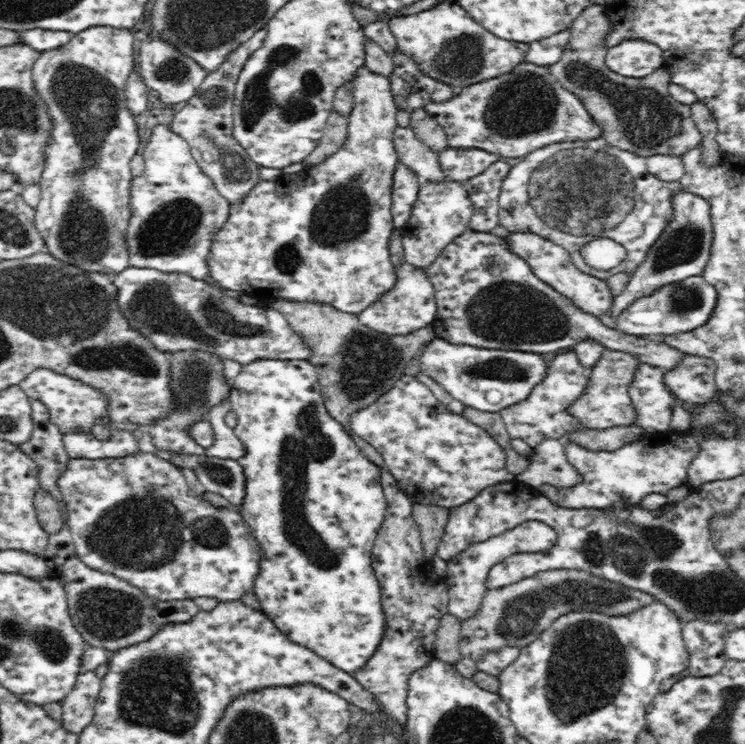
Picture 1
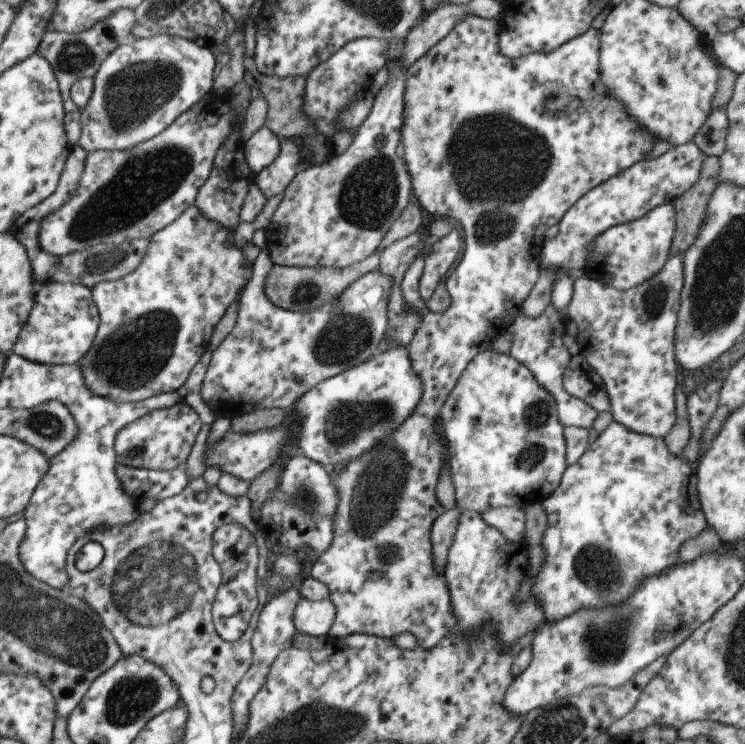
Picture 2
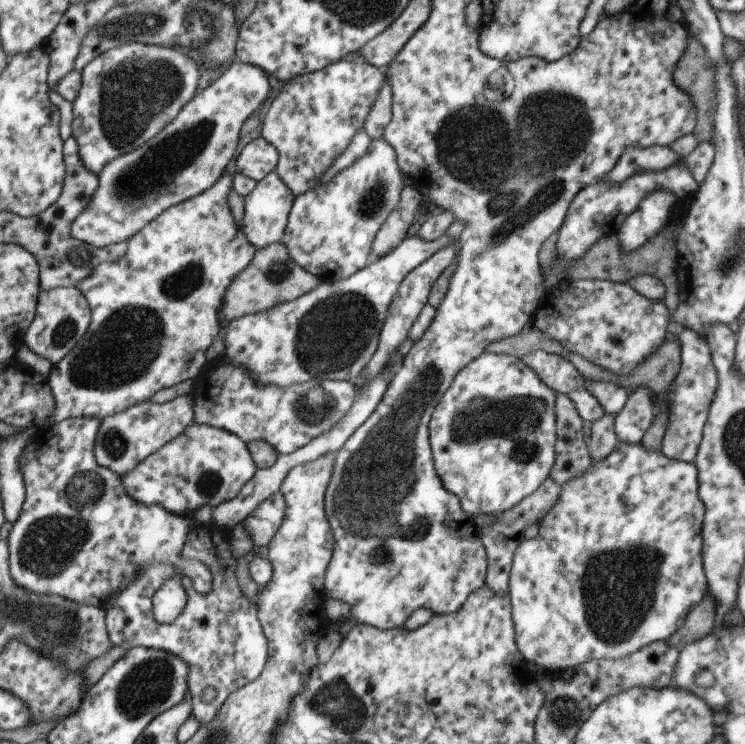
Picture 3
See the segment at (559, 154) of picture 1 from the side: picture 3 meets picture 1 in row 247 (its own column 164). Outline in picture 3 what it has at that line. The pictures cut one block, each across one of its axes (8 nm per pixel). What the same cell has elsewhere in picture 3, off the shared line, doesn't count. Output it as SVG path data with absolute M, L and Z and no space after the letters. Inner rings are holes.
M196 526L187 532L179 557L183 560L199 560L207 566L211 574L211 590L207 594L197 594L187 576L180 577L185 590L186 607L171 624L157 624L151 612L151 600L155 591L165 580L174 576L172 564L147 564L139 568L137 578L121 592L115 592L104 606L105 628L112 646L129 650L137 646L169 652L187 664L187 690L191 715L197 720L196 726L207 726L217 714L223 700L241 686L255 680L263 670L267 656L267 640L257 622L255 599L243 596L235 581L236 558L229 550L229 534L215 526ZM211 687L215 697L210 702L201 700L202 691Z

